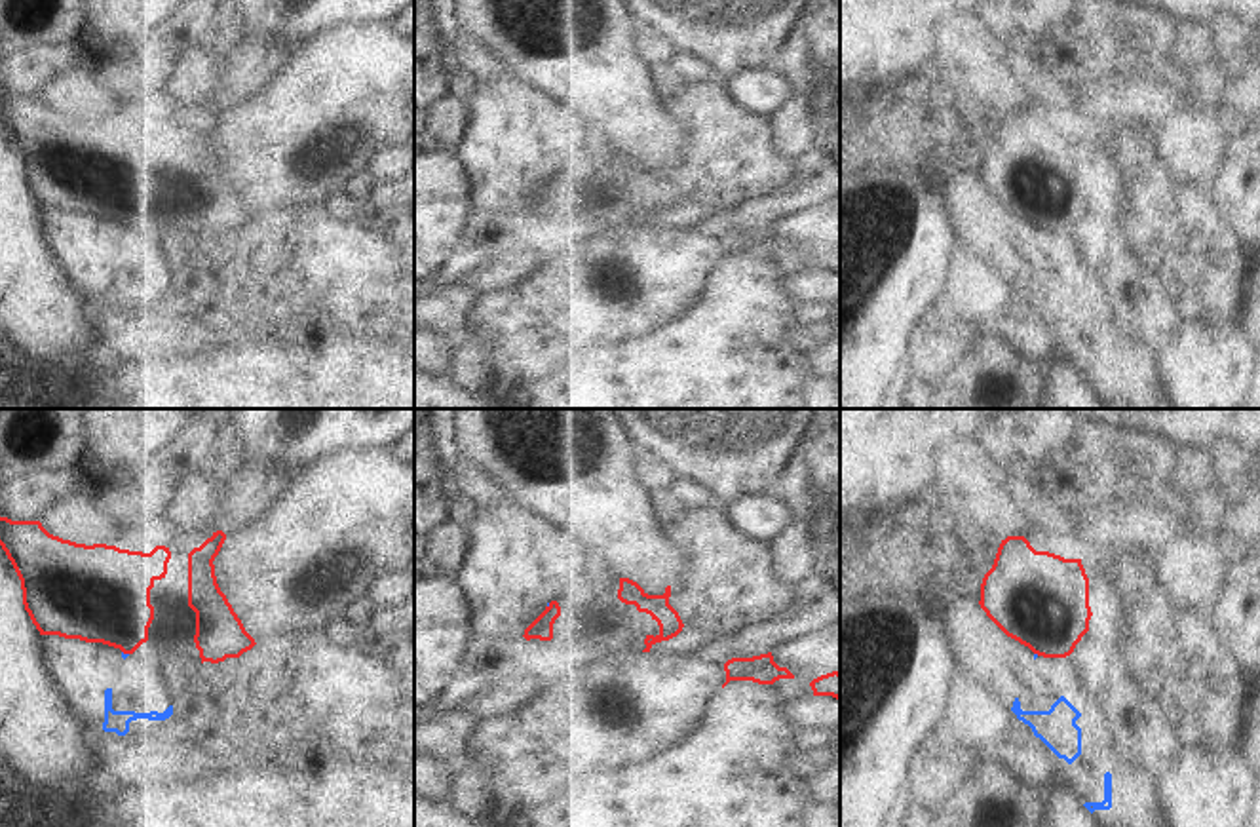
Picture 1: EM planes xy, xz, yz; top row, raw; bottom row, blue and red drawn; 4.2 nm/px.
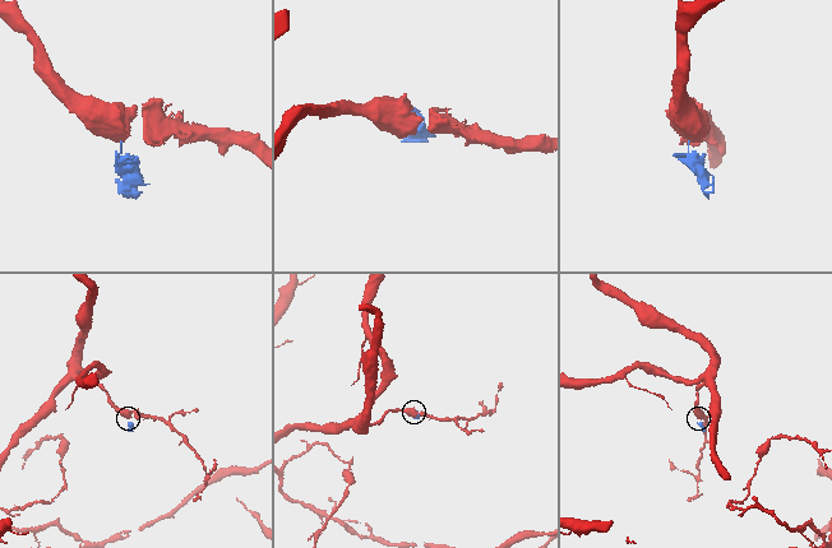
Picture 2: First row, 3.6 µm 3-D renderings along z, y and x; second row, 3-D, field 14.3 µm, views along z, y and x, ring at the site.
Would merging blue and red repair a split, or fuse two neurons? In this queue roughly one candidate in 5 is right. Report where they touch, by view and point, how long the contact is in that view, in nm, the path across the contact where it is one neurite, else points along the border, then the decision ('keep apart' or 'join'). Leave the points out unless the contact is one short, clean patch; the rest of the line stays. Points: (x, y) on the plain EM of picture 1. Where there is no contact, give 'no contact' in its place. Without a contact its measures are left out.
meets blue in xy at (126, 229); contact 40 nm long; keep apart

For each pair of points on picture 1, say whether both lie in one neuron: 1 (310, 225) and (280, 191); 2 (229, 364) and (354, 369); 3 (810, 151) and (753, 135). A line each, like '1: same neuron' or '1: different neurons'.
1: different neurons
2: same neuron
3: different neurons

